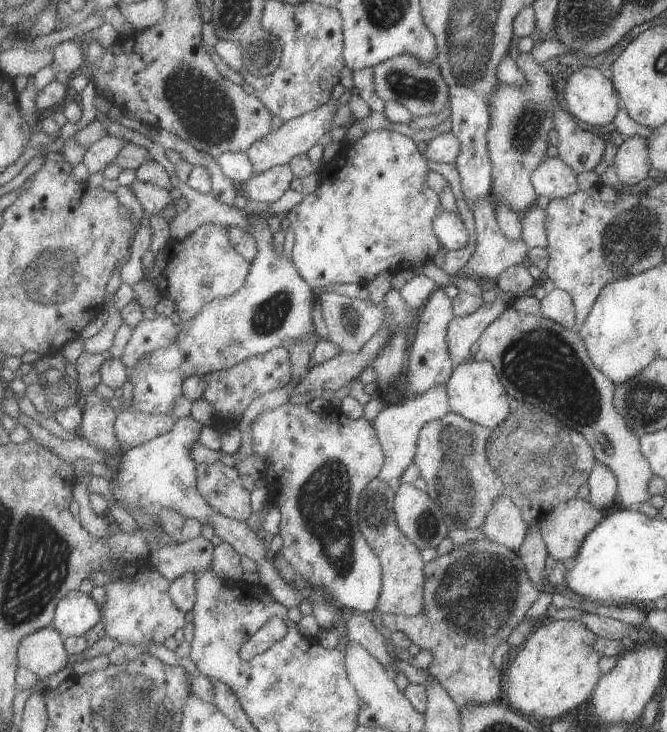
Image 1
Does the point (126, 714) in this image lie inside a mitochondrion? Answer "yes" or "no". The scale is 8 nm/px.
yes

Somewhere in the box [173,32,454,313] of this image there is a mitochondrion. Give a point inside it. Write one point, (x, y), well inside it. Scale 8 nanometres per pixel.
(404, 84)

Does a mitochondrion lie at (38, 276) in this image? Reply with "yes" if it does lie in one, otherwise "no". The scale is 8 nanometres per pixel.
yes

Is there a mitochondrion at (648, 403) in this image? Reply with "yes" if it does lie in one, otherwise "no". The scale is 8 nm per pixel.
yes

